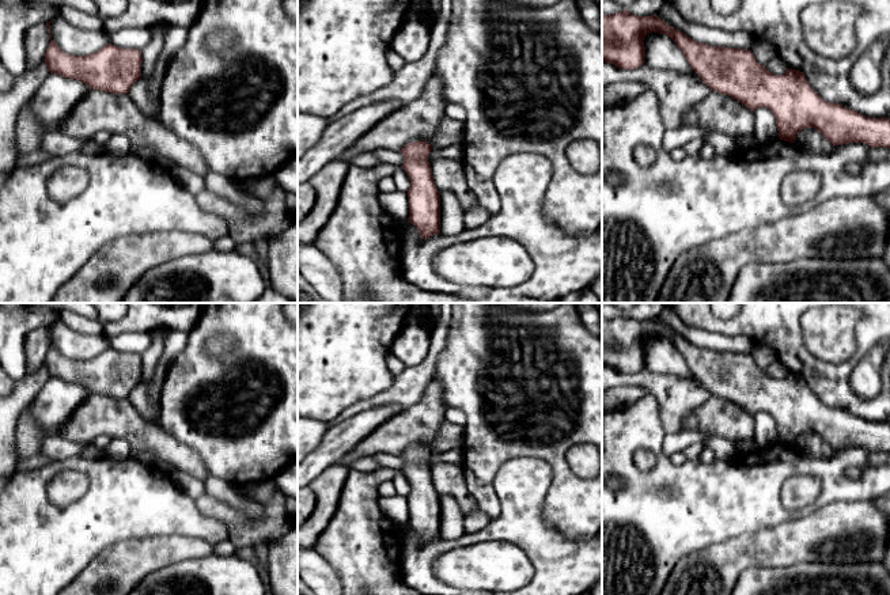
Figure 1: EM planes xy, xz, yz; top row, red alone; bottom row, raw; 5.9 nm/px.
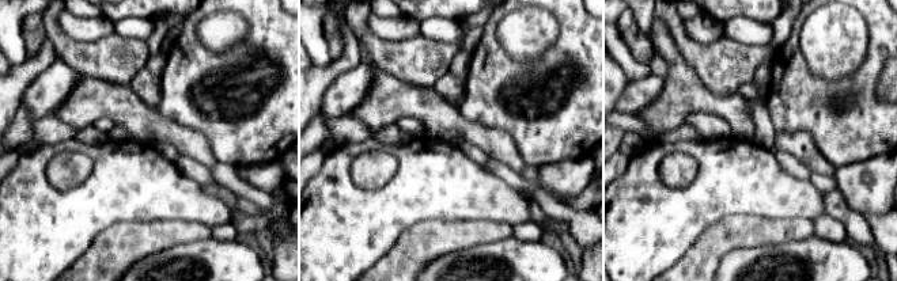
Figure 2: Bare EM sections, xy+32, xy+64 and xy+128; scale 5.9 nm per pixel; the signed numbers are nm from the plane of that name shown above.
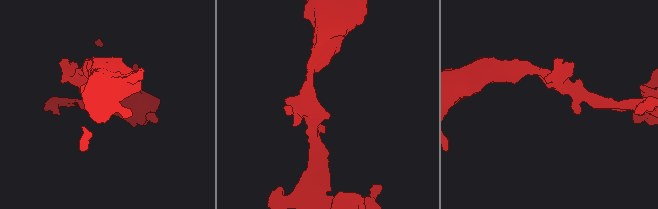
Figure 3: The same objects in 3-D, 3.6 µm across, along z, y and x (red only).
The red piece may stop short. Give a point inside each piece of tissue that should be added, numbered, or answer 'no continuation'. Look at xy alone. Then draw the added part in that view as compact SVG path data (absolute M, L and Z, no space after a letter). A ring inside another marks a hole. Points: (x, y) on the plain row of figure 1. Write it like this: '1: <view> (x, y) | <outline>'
no continuation

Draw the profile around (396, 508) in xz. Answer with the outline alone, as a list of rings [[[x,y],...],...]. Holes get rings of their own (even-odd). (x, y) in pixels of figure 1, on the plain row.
[[[395,494],[393,497],[378,499],[380,511],[387,520],[401,524],[409,522],[409,501],[406,497]]]

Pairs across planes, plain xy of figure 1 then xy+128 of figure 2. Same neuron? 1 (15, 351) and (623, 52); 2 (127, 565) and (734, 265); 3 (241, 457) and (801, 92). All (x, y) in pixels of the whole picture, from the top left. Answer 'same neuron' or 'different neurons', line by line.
1: same neuron
2: different neurons
3: same neuron

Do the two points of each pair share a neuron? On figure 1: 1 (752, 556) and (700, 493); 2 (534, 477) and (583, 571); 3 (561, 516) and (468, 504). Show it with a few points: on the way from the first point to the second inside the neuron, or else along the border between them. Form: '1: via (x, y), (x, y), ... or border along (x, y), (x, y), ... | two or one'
1: border along (767, 527), (742, 533), (705, 548) | two
2: via (533, 501), (533, 523), (559, 549) | one
3: border along (464, 474), (466, 488), (477, 504) | two

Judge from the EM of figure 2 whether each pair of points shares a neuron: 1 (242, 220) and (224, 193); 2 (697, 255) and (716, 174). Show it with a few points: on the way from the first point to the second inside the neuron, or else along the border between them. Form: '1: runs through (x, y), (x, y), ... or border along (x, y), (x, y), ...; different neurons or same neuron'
1: runs through (237, 213), (230, 200); same neuron
2: border along (730, 216), (712, 223), (682, 258); different neurons

